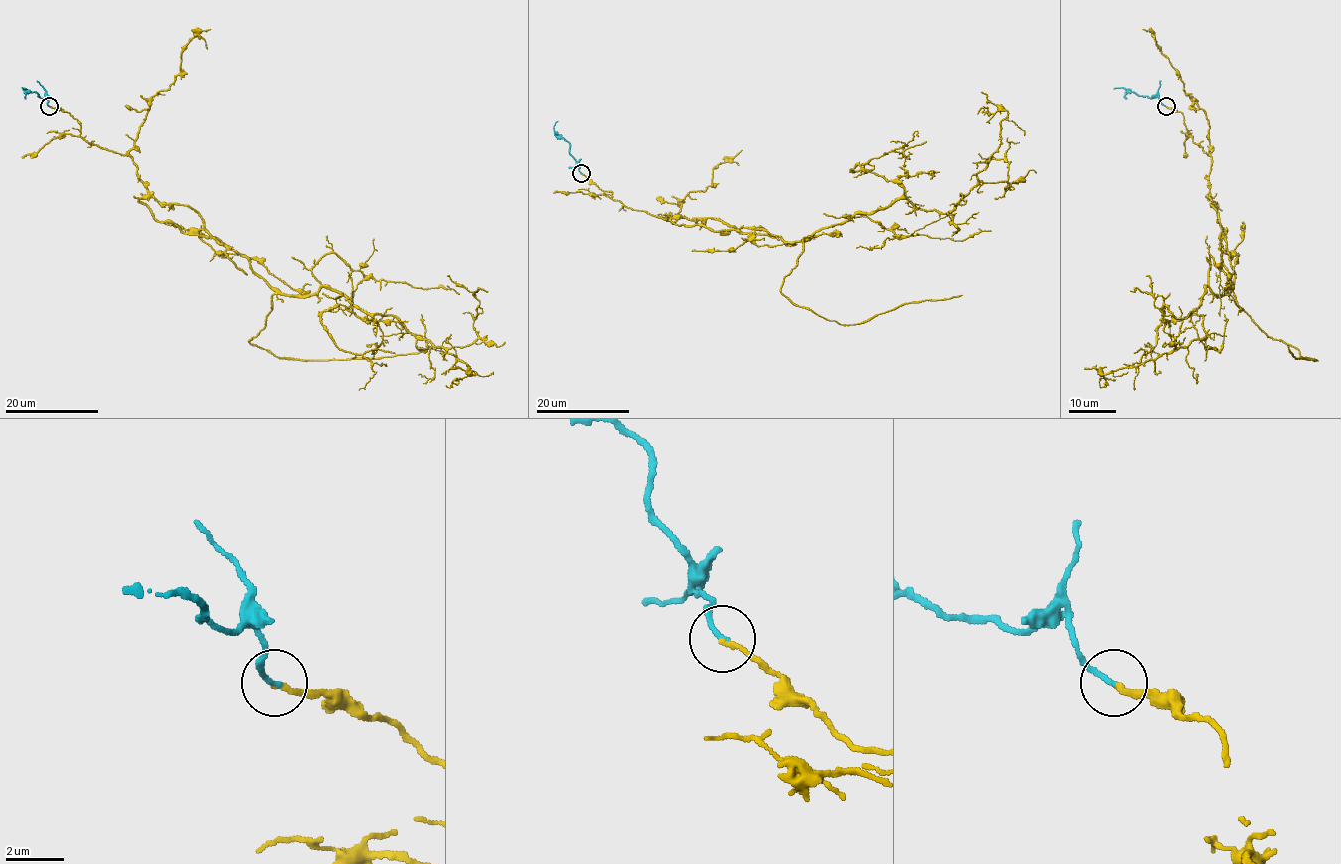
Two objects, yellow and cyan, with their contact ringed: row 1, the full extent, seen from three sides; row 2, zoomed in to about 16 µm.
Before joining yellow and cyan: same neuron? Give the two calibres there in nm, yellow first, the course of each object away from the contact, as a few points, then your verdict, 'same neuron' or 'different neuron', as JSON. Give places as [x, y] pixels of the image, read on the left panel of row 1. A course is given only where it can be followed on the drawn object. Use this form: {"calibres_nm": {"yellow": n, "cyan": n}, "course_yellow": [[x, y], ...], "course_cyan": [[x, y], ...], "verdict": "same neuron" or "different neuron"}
{"calibres_nm": {"yellow": 170, "cyan": 160}, "course_yellow": [[49, 107], [282, 293], [330, 287], [466, 347], [479, 300], [447, 275]], "course_cyan": [[49, 106], [44, 96], [26, 88]], "verdict": "same neuron"}

